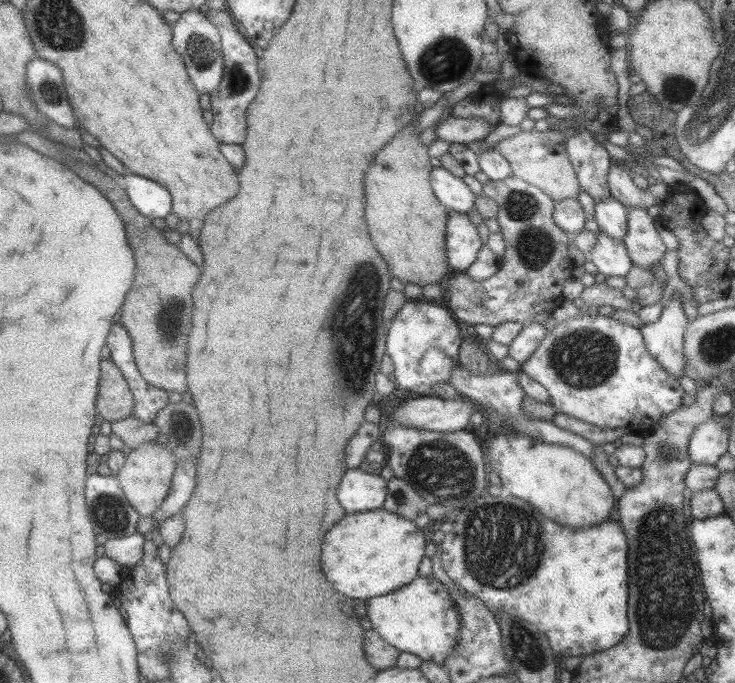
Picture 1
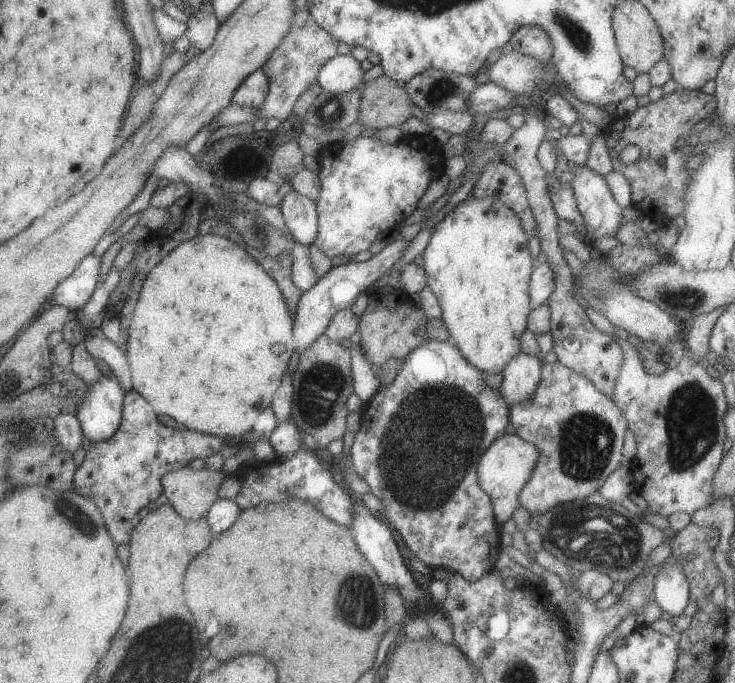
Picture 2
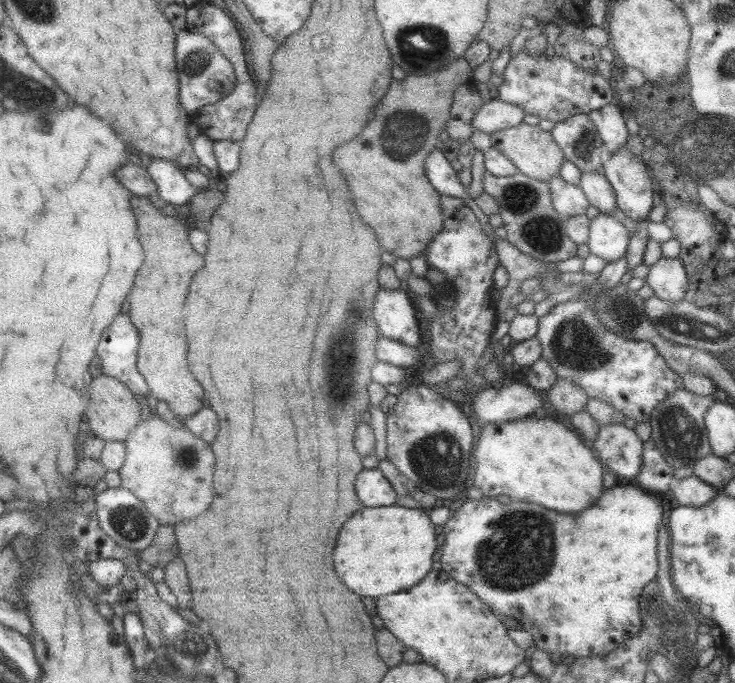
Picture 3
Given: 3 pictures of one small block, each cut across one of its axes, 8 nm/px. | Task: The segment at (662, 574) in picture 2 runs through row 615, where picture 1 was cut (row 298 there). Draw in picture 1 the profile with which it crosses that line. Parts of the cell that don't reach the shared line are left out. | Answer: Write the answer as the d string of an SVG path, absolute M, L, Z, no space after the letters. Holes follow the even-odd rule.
M676 293L665 298L659 319L639 329L644 337L646 348L652 357L677 380L685 374L684 330L689 319L682 307L682 297Z

